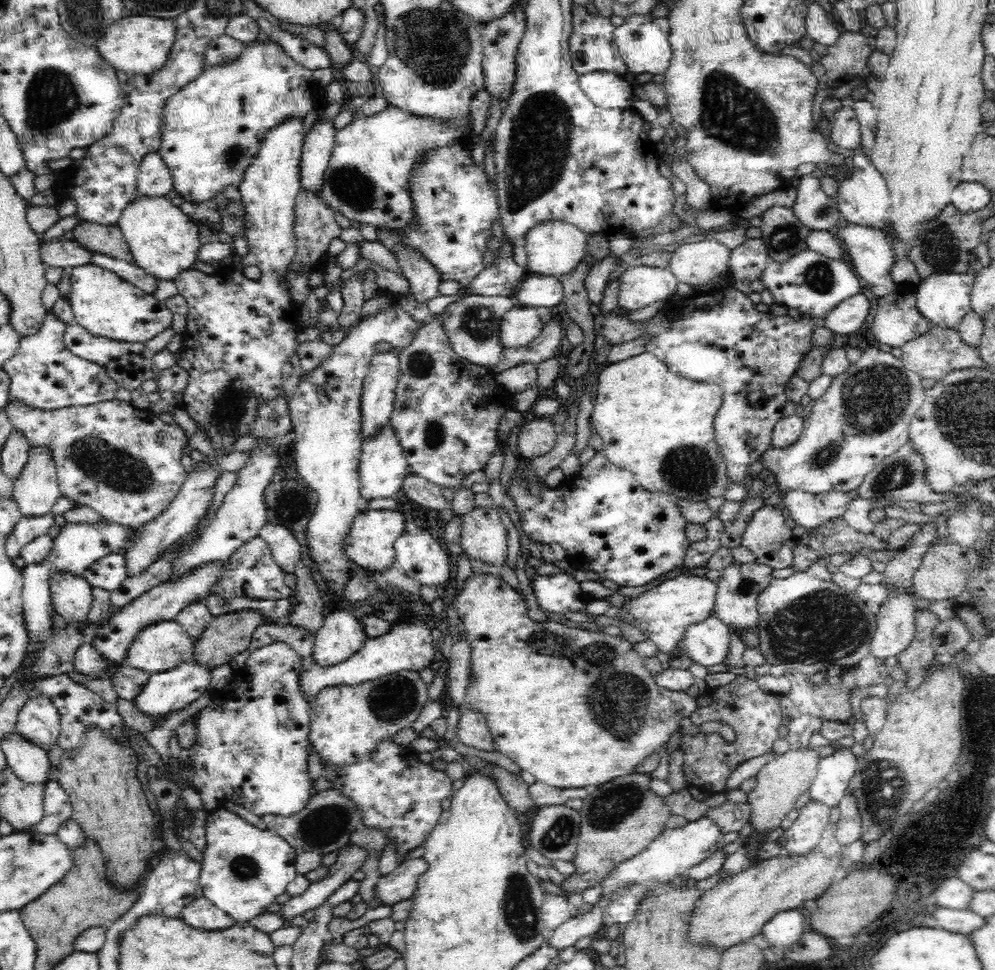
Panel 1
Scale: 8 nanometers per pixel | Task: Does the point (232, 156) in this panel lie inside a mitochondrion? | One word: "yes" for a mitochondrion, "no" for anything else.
yes

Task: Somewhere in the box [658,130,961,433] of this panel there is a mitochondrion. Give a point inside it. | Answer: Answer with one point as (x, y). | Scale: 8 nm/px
(820, 278)

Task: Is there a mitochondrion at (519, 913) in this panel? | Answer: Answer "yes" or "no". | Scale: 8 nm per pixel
yes

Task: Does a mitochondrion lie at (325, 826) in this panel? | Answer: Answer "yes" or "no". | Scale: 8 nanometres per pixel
yes

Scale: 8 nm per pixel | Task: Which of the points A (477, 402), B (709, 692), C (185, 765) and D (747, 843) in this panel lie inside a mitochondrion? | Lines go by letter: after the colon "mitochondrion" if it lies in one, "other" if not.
A: other
B: other
C: other
D: other

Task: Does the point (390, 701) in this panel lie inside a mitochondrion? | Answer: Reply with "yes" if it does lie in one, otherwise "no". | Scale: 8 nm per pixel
yes

